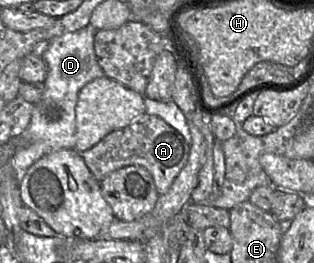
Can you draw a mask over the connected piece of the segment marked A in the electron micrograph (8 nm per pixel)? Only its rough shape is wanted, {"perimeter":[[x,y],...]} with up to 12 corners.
{"perimeter":[[142,114],[81,153],[101,182],[144,167],[159,195],[190,146],[158,116]]}

